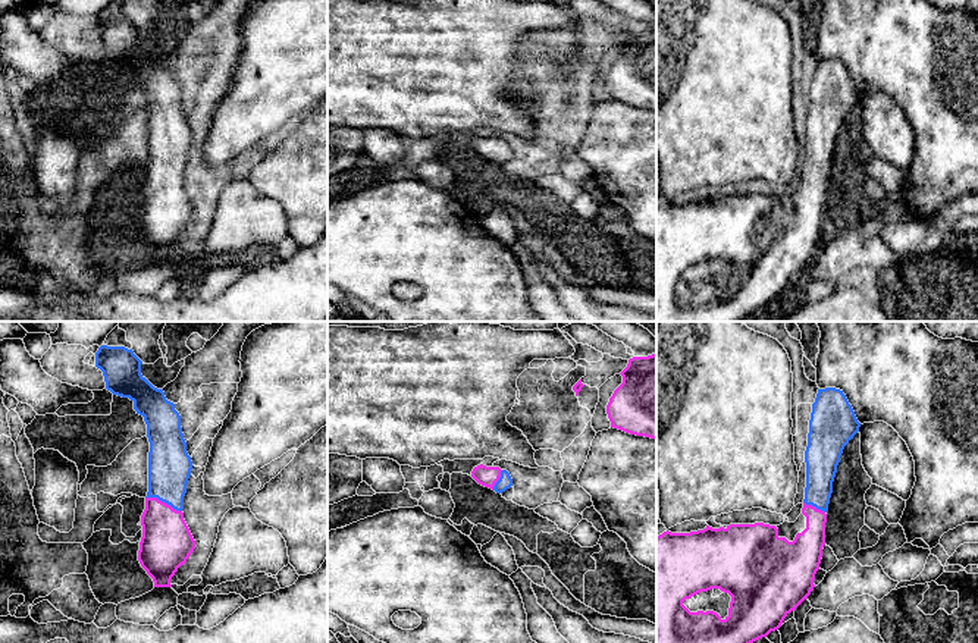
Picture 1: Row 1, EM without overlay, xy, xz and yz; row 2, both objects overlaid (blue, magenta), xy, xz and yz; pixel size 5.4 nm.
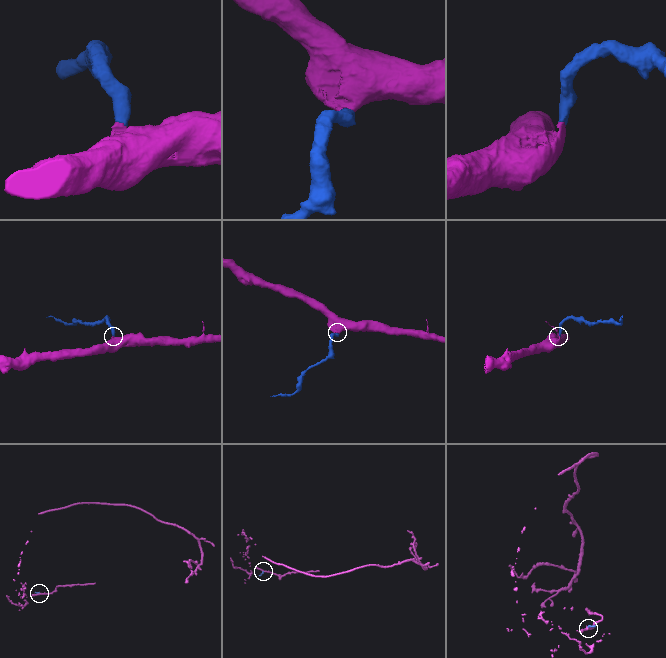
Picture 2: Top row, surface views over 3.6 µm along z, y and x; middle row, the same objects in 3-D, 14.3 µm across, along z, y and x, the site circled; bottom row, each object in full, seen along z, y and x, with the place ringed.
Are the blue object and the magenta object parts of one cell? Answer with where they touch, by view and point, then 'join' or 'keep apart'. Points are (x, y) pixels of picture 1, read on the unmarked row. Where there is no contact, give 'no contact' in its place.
meets blue in xy at (163, 172); join

